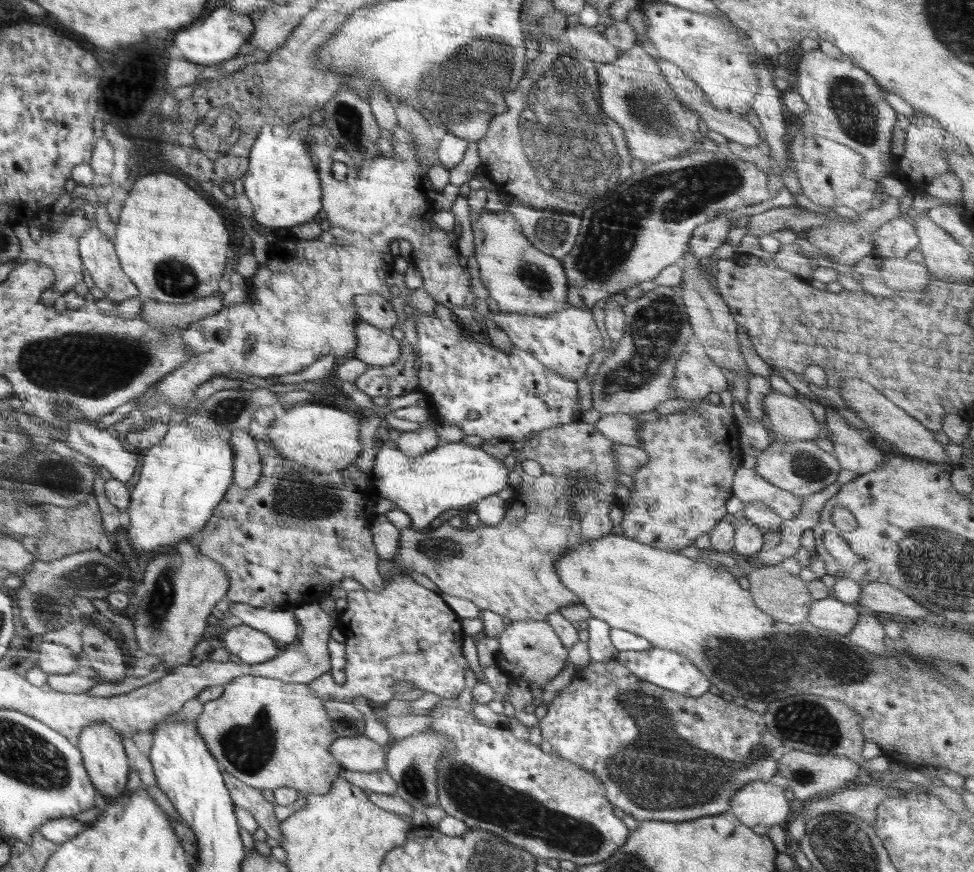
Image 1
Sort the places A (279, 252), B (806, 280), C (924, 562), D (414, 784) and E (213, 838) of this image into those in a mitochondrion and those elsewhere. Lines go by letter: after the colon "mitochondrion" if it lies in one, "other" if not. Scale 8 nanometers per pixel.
A: other
B: other
C: mitochondrion
D: mitochondrion
E: other

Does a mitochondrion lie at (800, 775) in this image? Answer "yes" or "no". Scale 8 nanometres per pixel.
yes

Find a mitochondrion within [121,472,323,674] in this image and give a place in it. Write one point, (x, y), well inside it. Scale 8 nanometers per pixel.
(161, 600)

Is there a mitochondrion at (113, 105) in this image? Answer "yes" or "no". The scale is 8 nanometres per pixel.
no

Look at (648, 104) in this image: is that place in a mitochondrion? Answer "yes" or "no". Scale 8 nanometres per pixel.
yes

